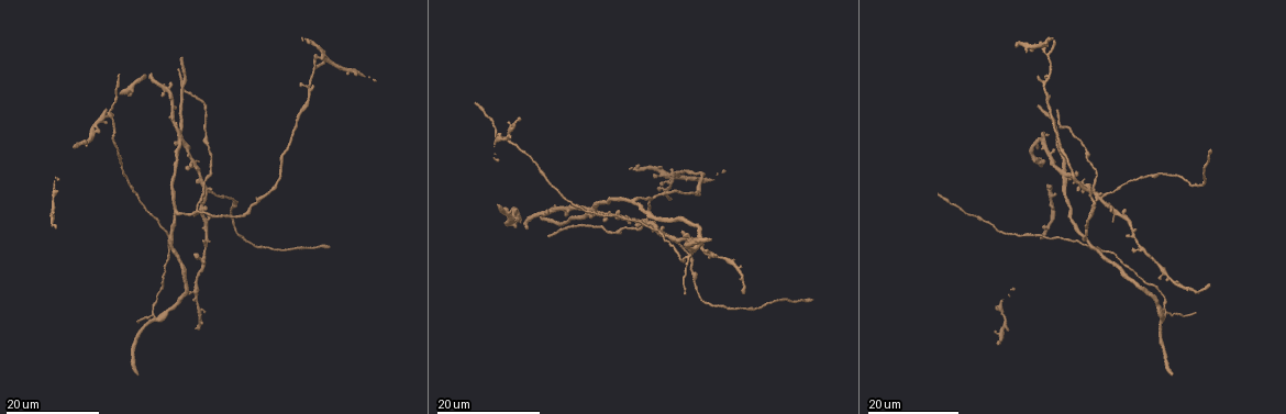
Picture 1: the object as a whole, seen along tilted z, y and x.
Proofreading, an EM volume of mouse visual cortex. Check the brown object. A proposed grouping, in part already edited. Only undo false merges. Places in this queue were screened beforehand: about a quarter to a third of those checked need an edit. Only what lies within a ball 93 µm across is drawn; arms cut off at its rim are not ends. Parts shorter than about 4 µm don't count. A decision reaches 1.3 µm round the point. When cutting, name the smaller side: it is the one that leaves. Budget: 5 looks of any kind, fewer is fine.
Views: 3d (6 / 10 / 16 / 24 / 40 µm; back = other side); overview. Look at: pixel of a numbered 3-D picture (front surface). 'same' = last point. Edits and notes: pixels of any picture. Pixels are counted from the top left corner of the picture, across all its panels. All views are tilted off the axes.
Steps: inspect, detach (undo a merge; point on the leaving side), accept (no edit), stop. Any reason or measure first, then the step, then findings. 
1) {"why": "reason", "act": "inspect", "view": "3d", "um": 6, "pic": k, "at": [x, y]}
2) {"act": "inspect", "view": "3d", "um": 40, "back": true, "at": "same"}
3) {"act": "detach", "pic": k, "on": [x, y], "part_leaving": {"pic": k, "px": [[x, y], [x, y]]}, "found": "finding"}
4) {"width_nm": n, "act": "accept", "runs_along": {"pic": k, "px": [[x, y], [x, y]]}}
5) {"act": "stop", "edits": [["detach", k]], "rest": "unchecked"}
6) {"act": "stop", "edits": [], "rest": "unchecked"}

{"act": "inspect", "view": "3d", "um": 24, "pic": 1, "at": [1093, 190]}

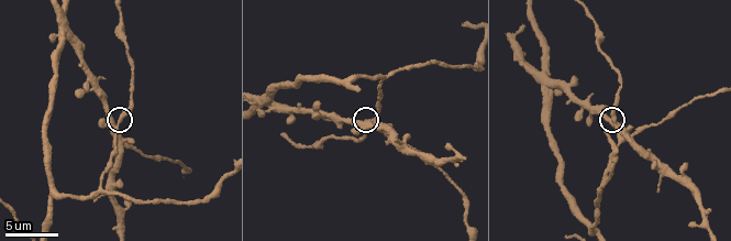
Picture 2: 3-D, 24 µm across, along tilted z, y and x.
{"act": "inspect", "view": "3d", "um": 6, "pic": 2, "at": [112, 122]}

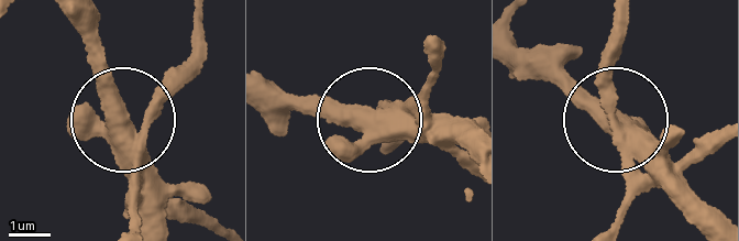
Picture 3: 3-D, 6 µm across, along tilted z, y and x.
{"side_arm_um": 31, "act": "accept", "runs_along": {"pic": 3, "px": [[129, 222], [130, 120], [206, 64]]}, "found": "all the same neuron"}

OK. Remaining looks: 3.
{"act": "inspect", "view": "3d", "um": 16, "pic": 2, "at": [102, 188]}

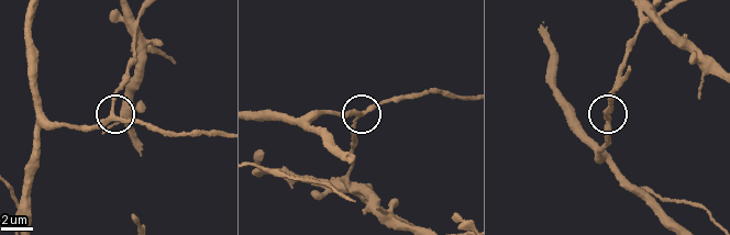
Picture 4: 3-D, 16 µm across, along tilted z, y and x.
{"act": "inspect", "view": "3d", "um": 6, "pic": 4, "at": [113, 117]}

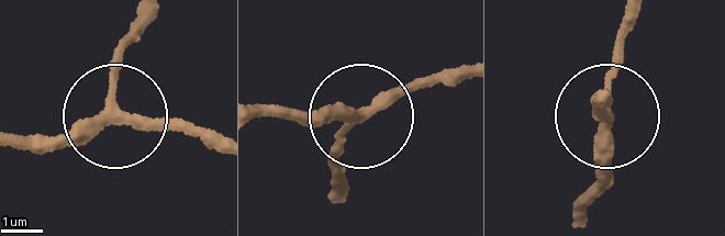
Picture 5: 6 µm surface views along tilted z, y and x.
{"width_nm": 230, "act": "accept", "found": "one neuron here"}

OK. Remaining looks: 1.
{"act": "stop", "edits": [], "rest": "unchecked"}

